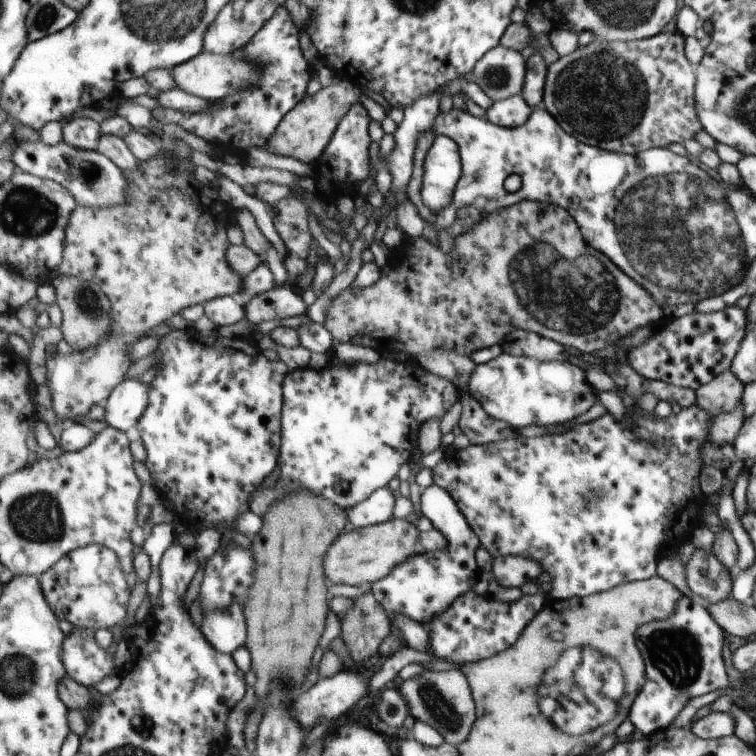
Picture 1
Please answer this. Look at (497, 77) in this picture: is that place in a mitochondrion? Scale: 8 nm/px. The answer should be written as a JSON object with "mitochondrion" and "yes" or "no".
{"mitochondrion":"yes"}

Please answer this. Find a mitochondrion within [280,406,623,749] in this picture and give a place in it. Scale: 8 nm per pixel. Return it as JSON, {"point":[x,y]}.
{"point":[592,692]}

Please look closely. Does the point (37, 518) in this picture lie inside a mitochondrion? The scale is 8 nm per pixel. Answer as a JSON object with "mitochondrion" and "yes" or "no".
{"mitochondrion":"yes"}

